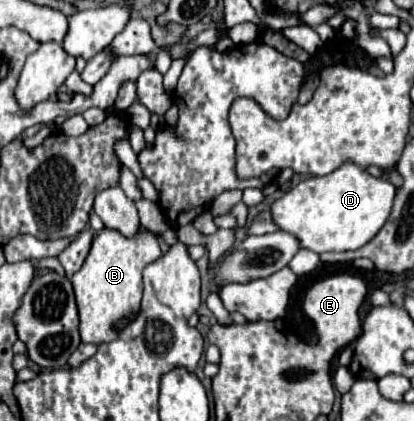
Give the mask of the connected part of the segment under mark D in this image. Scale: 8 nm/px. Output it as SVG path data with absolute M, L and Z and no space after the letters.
M346 162L326 176L314 176L290 188L270 204L270 214L278 230L292 234L300 248L316 254L346 252L362 248L374 234L378 234L390 216L394 194L396 188L390 180L374 178L366 174L364 168Z

